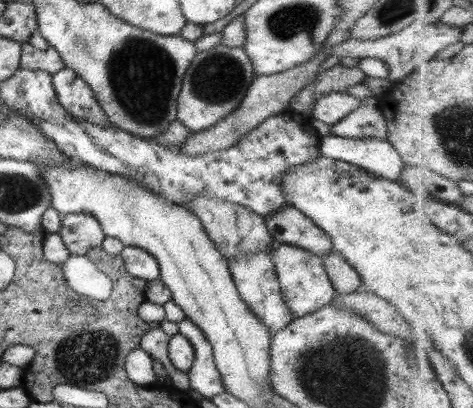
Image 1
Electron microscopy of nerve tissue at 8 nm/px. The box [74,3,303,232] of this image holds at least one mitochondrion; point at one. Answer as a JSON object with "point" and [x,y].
{"point":[140,72]}

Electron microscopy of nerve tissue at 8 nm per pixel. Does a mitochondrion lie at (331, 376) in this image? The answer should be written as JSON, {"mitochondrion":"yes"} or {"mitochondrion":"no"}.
{"mitochondrion":"yes"}

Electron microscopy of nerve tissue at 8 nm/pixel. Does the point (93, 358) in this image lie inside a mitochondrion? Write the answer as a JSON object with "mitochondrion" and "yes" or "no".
{"mitochondrion":"yes"}

